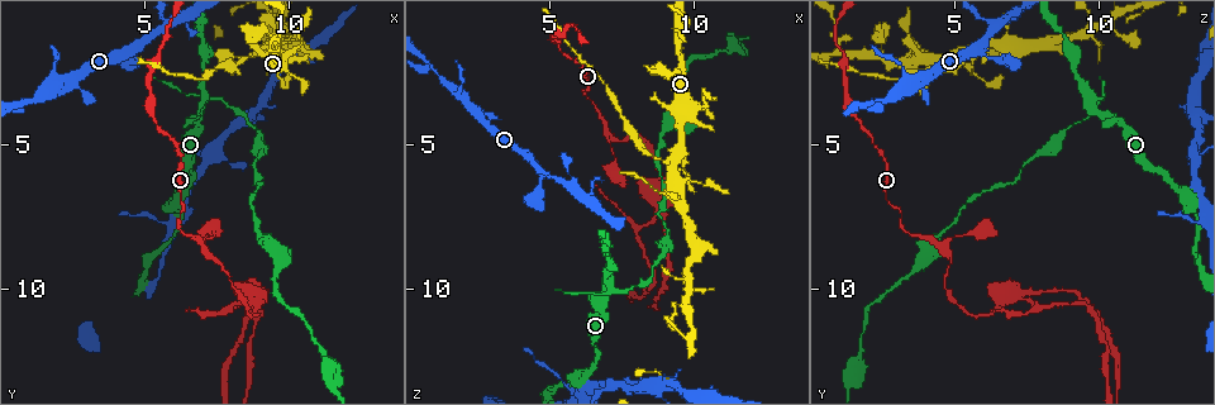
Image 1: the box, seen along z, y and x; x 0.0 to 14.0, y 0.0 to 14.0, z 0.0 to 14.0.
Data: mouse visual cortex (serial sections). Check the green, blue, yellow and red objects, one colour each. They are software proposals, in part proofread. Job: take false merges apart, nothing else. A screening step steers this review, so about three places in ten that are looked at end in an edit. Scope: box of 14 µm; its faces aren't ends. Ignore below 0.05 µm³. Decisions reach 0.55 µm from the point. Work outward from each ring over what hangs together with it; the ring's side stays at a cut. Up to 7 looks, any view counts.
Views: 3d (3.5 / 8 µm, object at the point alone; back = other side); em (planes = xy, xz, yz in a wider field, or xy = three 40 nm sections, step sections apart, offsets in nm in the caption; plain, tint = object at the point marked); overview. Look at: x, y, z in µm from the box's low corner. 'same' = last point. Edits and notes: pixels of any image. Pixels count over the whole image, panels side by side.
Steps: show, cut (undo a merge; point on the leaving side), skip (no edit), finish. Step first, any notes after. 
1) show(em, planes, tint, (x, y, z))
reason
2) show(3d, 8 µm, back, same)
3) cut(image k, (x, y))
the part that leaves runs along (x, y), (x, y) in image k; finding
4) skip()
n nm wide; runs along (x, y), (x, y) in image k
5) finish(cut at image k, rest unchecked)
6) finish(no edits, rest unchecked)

show(3d, 8 µm, (9.8, 1.0, 9.8))
three-way junction

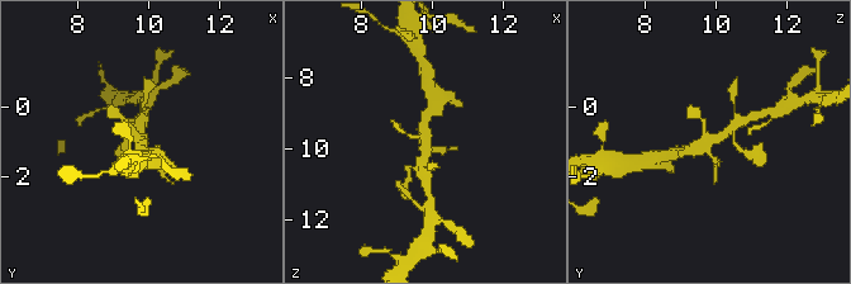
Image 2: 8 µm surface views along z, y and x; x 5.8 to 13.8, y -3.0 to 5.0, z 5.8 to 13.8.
show(em, planes, tint, (9.7, 1.0, 9.8))

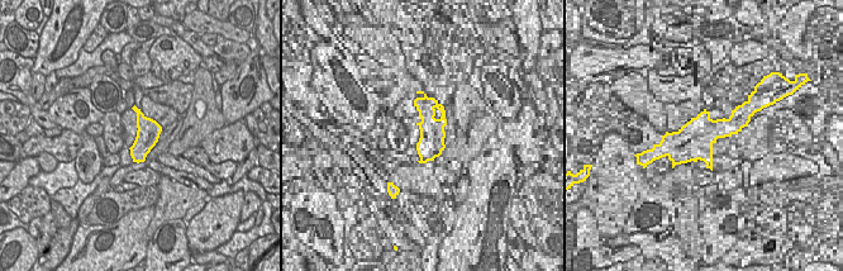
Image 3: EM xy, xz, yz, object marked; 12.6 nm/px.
skip()
runs along (675, 151), (706, 146), (737, 122) in image 2; continuous, no second cell

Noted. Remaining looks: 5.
show(3d, 3.5 µm, (7.0, 3.4, 9.8))
three arms meet

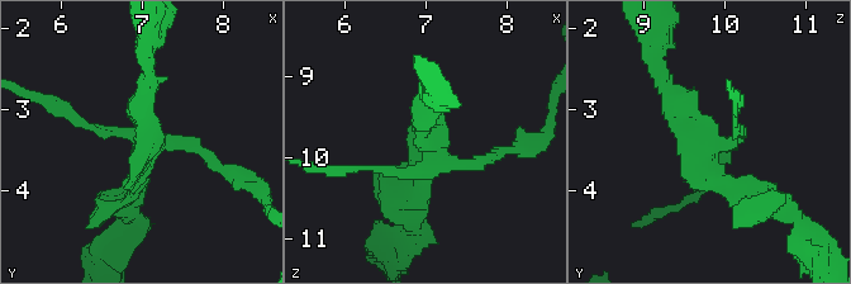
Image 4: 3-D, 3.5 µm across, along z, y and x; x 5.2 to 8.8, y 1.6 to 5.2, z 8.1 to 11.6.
show(em, xy, step 1, tint, (7.05, 3.50, 9.75))

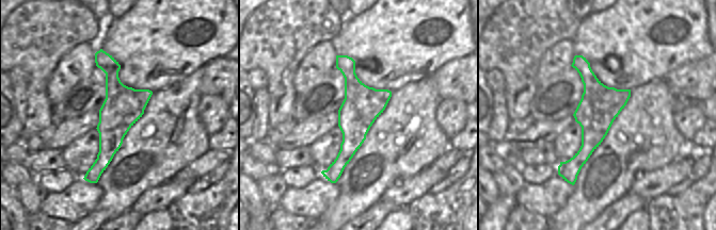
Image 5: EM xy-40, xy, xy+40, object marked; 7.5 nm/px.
show(em, xy, step 3, tint, same)
another direction

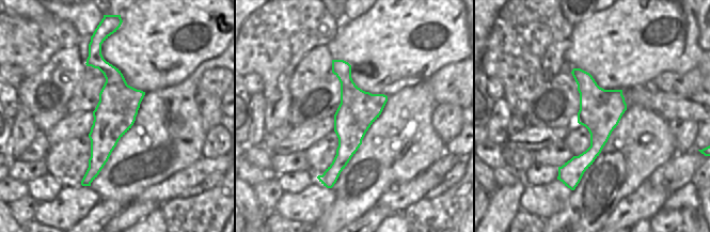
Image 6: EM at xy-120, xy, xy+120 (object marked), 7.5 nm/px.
cut(image 4, (94, 127))
the part that leaves runs along (167, 145), (194, 145), (261, 190) in image 4; two cells meet here

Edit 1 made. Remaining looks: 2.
show(3d, 3.5 µm, (9.3, 1.7, 5.6))
four arms meet

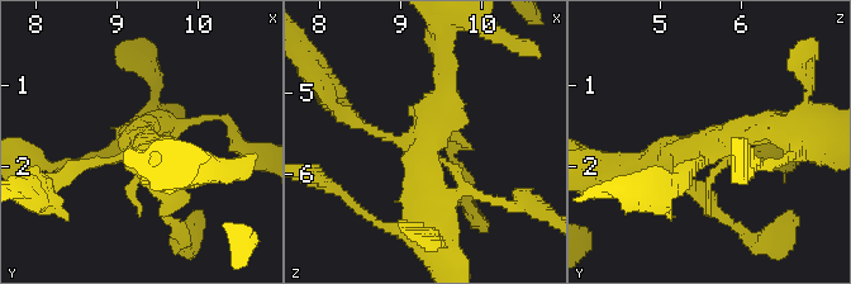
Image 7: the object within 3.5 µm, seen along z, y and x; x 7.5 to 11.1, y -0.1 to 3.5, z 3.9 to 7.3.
show(em, planes, tint, (9.30, 1.70, 5.55))

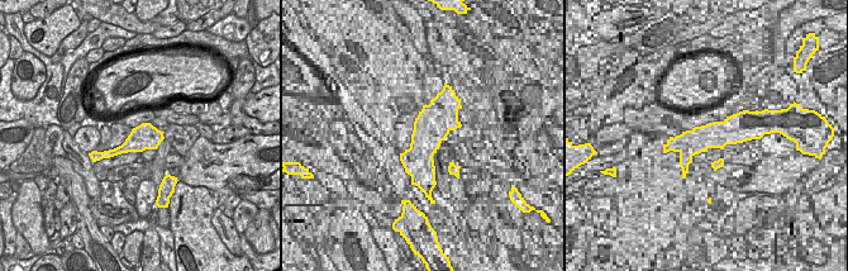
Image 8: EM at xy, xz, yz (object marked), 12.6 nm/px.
cut(image 7, (345, 117))
two cells meet here

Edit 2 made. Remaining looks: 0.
finish(cut at image 4, cut at image 7, rest unchecked)

